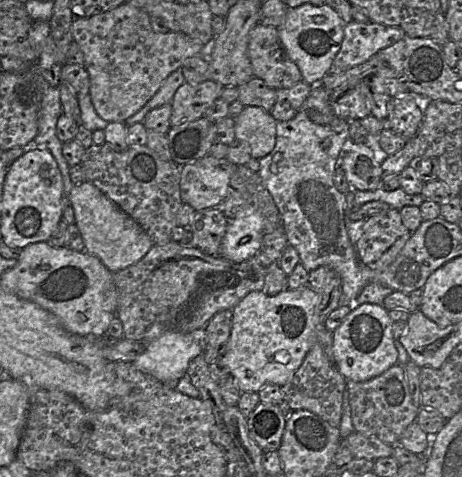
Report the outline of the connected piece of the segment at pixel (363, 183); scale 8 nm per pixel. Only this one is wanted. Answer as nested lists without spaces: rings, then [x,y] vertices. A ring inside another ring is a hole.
[[[348,137],[341,149],[339,167],[354,190],[372,191],[381,186],[381,165],[364,143],[355,143]]]

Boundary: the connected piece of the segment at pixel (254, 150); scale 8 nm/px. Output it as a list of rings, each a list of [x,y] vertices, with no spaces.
[[[245,106],[234,118],[235,138],[246,143],[252,158],[268,155],[276,143],[276,123],[270,112],[256,106]]]

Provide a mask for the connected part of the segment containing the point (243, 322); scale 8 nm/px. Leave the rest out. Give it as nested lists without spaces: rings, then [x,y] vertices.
[[[305,285],[298,289],[287,288],[274,296],[268,296],[263,291],[253,291],[233,307],[230,339],[220,360],[229,368],[241,392],[259,392],[268,384],[282,387],[302,365],[306,354],[316,343],[321,345],[329,360],[335,363],[332,332],[319,321],[319,304],[319,294]]]

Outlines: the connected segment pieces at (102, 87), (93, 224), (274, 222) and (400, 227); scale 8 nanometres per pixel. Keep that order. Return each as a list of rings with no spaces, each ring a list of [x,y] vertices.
[[[128,2],[88,18],[73,17],[71,33],[83,52],[94,109],[108,123],[124,123],[137,113],[172,72],[186,59],[202,56],[204,48],[202,42],[182,32],[155,32],[148,13]]]
[[[88,181],[73,186],[69,194],[75,223],[85,243],[85,251],[98,257],[113,273],[138,262],[154,245],[147,232],[100,189]]]
[[[235,165],[228,192],[218,209],[228,220],[235,219],[238,212],[255,210],[264,219],[264,235],[282,226],[281,216],[274,200],[258,172],[246,165]]]
[[[398,209],[371,216],[355,244],[360,261],[373,270],[384,270],[397,257],[411,236]]]

